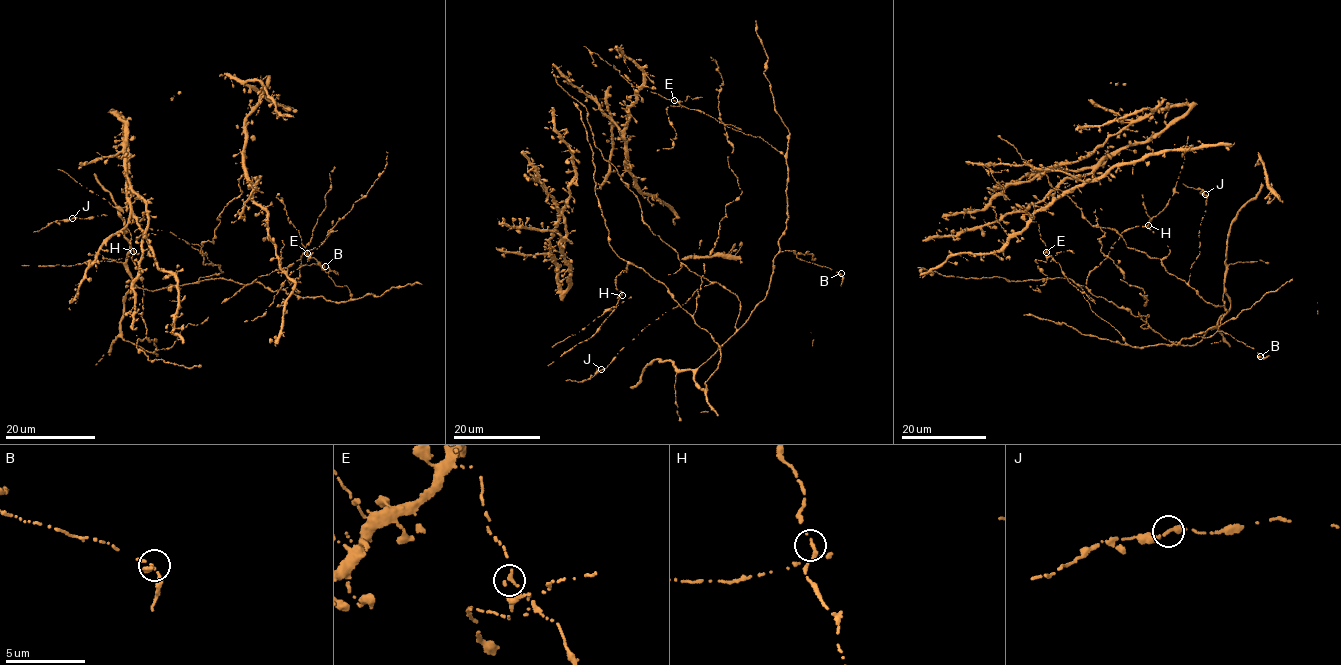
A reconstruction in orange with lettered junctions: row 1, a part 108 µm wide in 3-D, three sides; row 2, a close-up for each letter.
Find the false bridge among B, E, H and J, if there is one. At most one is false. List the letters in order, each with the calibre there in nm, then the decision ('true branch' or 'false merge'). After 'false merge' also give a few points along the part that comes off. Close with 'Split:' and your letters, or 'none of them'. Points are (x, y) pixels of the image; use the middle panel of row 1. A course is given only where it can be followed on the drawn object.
B: 360 nm | true branch
E: 280 nm | false merge | (674, 100), (680, 104), (667, 107), (667, 115), (676, 138), (670, 139), (673, 142), (669, 149), (657, 151)
H: 260 nm | true branch
J: 360 nm | true branch
Split: E

